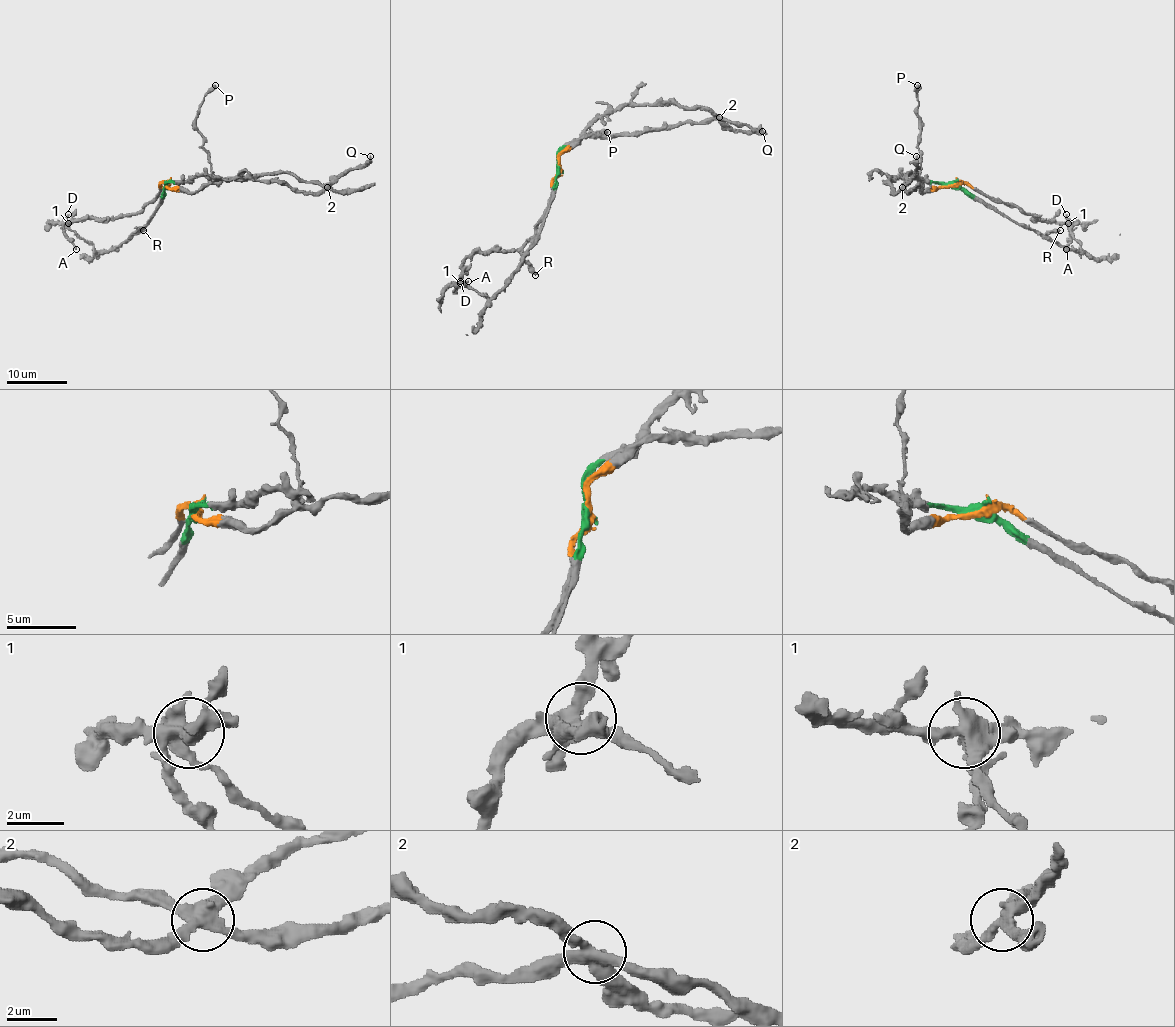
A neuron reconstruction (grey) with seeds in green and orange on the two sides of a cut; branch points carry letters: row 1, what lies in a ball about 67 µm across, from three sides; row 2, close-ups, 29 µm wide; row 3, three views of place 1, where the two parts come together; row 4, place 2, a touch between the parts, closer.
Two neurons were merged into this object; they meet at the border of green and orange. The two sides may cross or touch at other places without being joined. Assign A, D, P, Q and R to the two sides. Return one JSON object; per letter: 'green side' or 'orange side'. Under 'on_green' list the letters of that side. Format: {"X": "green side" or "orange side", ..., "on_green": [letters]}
{"A": "orange side", "D": "green side", "P": "orange side", "Q": "green side", "R": "green side", "on_green": ["D", "Q", "R"]}

